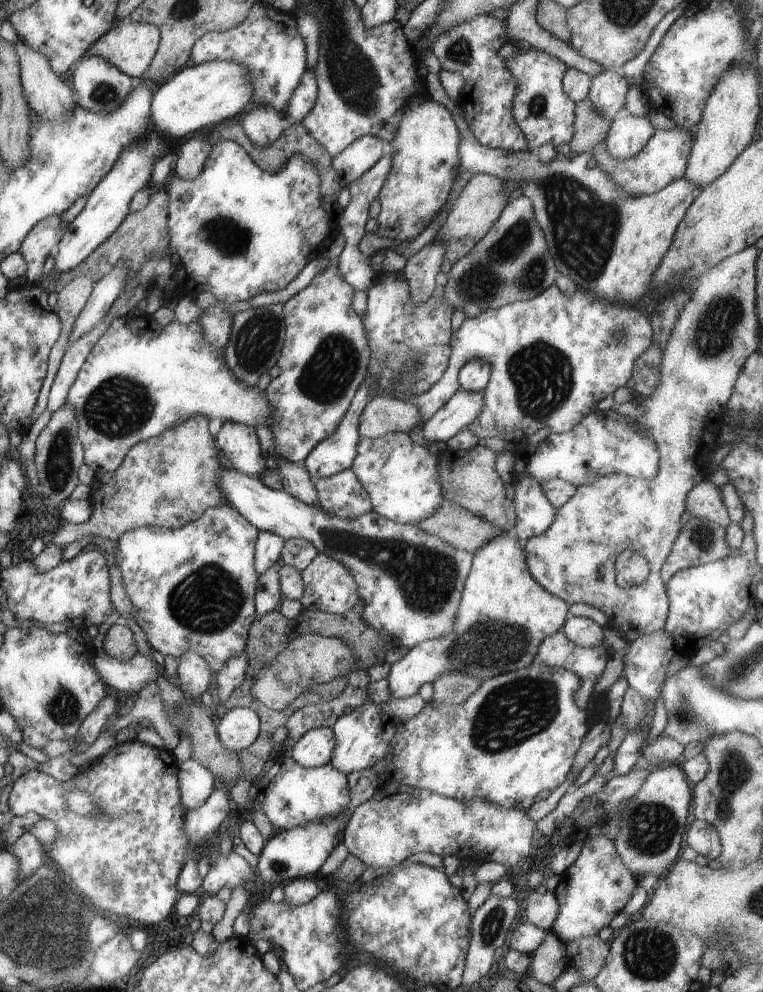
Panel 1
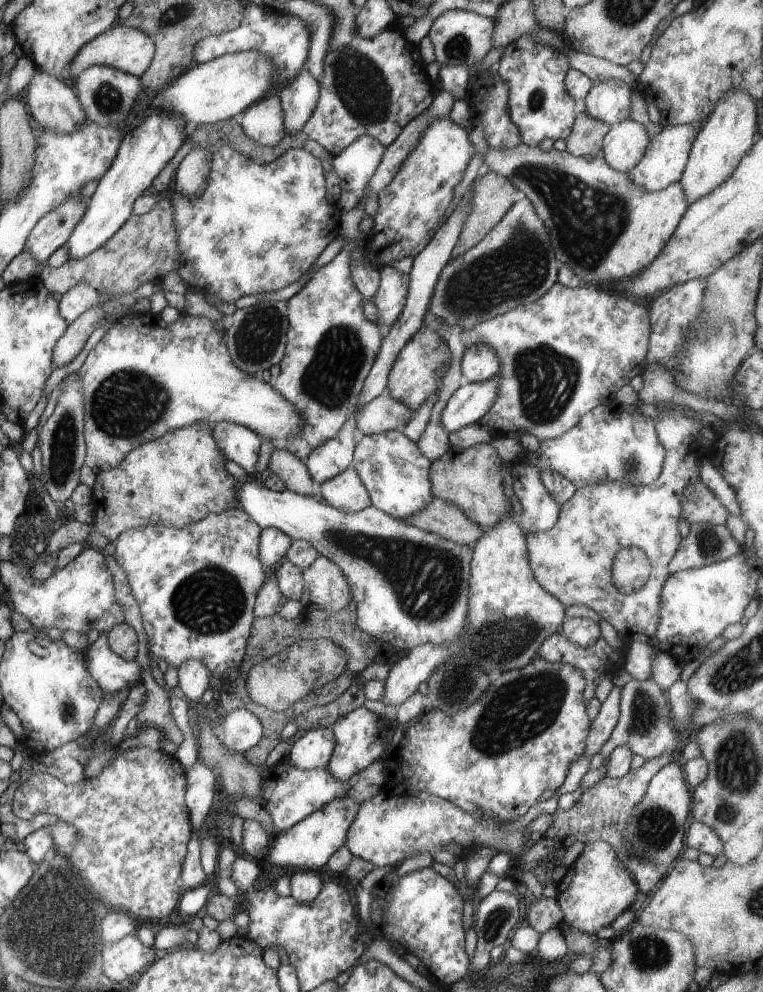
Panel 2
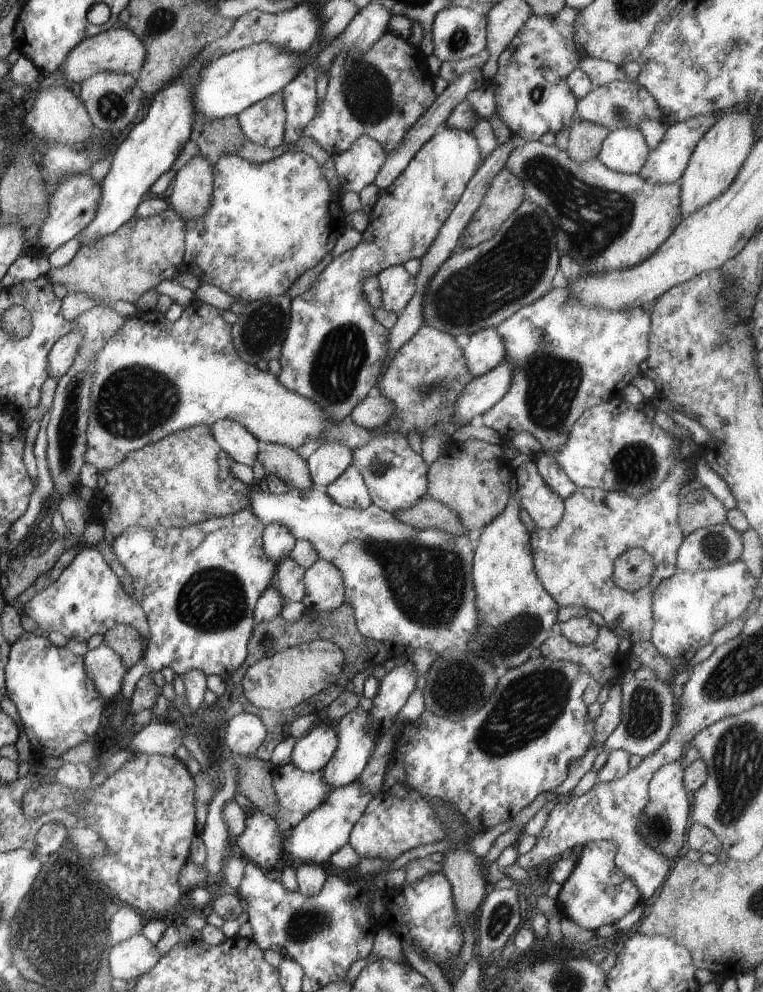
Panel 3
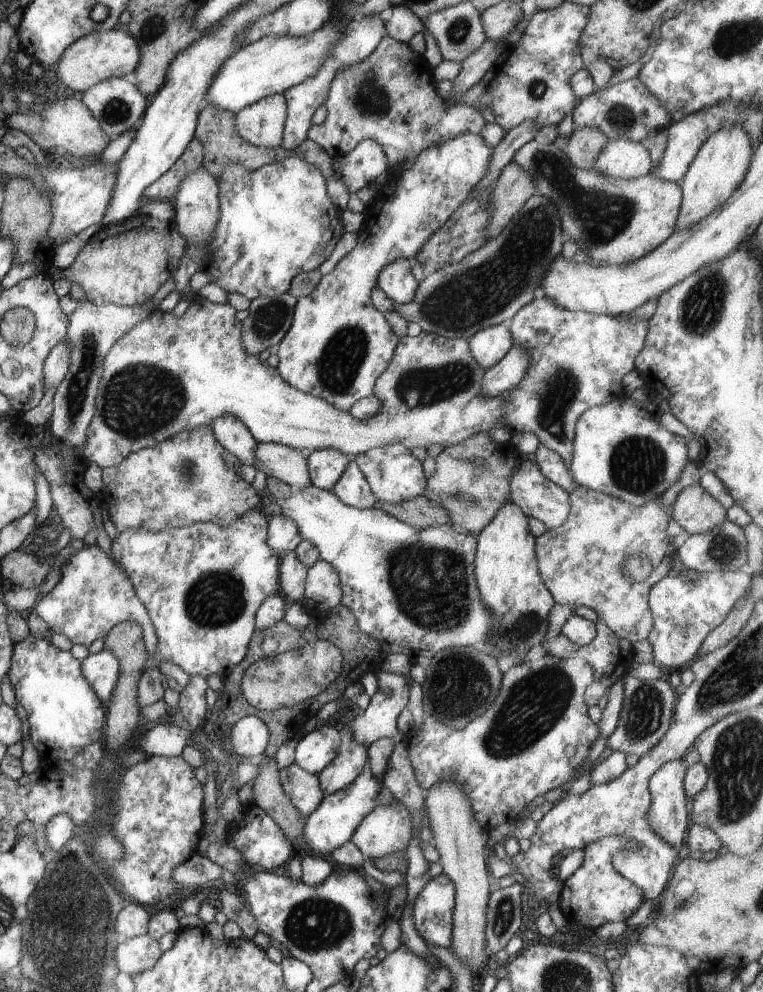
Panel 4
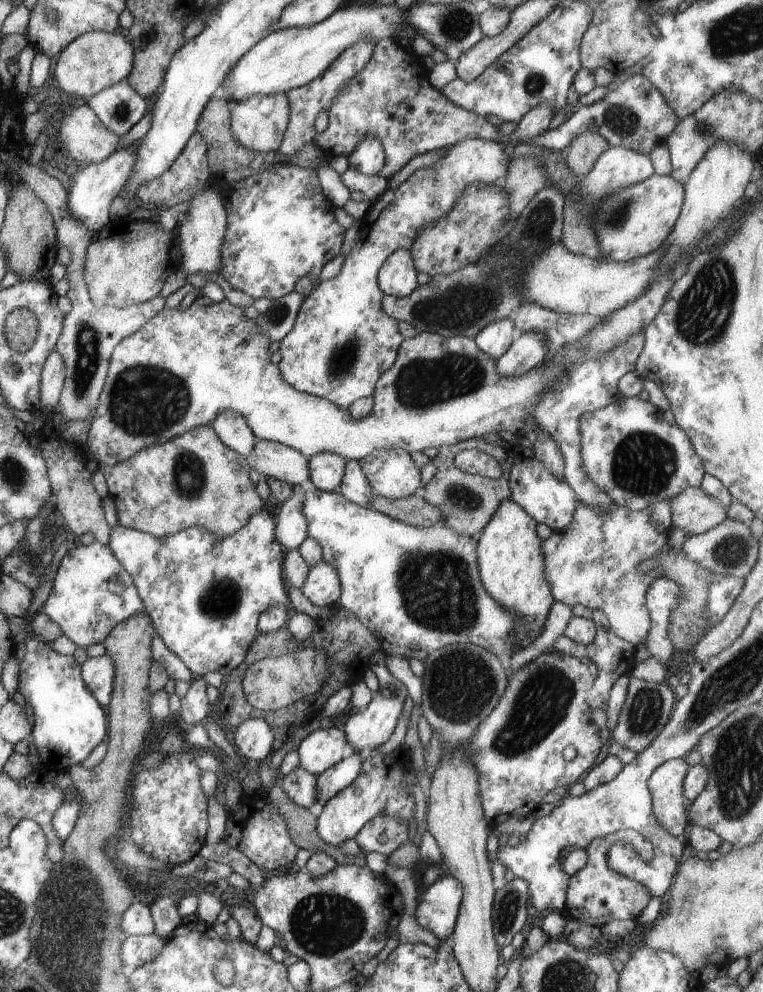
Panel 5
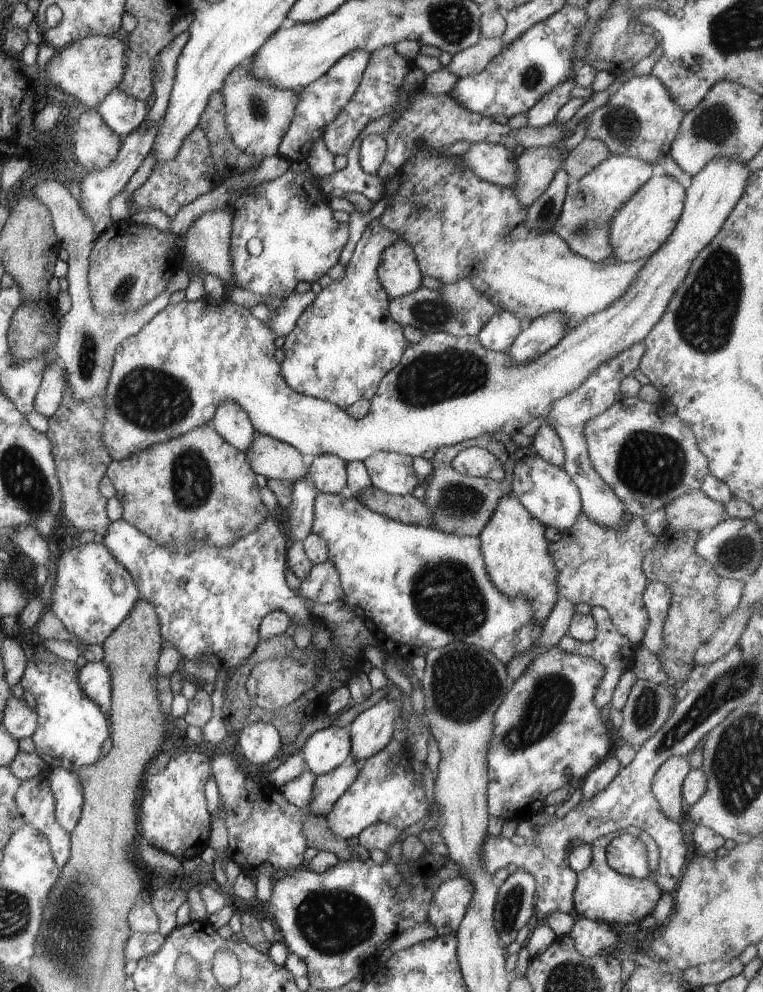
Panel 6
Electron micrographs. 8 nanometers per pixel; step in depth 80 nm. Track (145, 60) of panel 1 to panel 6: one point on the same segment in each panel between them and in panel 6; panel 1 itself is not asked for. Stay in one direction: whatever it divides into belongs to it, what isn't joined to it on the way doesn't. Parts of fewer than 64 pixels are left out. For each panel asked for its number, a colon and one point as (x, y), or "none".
2: (129, 50)
3: (116, 50)
4: (102, 54)
5: (95, 60)
6: (88, 69)

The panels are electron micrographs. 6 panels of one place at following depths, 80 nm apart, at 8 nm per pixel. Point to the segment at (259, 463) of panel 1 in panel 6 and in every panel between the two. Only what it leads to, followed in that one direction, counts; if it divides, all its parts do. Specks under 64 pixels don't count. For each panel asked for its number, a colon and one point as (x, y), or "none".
2: (238, 443)
3: (237, 441)
4: (230, 433)
5: (233, 431)
6: (232, 423)

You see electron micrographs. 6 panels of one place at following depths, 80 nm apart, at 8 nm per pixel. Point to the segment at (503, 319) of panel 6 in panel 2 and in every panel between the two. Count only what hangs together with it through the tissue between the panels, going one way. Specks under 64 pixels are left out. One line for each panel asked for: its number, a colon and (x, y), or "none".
2: (479, 363)
3: (486, 349)
4: (490, 345)
5: (494, 340)

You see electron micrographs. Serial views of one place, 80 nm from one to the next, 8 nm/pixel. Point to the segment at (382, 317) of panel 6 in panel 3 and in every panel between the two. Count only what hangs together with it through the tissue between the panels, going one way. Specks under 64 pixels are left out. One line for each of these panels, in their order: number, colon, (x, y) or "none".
3: (334, 349)
4: (338, 345)
5: (342, 342)

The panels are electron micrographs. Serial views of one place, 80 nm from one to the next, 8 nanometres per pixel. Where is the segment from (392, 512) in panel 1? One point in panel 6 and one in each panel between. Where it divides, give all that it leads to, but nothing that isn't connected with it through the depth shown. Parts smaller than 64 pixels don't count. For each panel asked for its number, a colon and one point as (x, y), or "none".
2: (396, 474)
3: (396, 476)
4: (394, 474)
5: (392, 474)
6: (391, 472)

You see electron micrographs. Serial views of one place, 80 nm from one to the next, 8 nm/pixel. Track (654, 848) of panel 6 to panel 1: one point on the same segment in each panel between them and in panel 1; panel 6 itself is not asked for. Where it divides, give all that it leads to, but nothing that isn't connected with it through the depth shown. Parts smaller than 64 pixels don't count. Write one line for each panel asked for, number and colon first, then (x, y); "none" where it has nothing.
1: (597, 885)
2: (597, 888)
3: (596, 893)
4: (596, 893)
5: (596, 894)

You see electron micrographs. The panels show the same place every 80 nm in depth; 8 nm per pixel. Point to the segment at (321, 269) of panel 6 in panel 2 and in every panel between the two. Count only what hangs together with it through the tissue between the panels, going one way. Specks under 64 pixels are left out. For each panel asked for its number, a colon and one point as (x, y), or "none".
2: (256, 228)
3: (268, 223)
4: (276, 222)
5: (280, 229)

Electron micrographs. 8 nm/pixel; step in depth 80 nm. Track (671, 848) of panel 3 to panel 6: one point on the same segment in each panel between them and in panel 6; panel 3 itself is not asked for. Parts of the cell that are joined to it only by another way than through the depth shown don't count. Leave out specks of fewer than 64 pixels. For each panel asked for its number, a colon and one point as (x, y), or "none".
4: (668, 815)
5: (666, 784)
6: (667, 782)

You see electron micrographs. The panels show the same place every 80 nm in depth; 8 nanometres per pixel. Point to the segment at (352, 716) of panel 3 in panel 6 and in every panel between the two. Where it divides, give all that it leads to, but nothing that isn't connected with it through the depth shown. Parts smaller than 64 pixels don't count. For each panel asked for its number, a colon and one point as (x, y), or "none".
4: (345, 768)
5: (335, 779)
6: (329, 787)

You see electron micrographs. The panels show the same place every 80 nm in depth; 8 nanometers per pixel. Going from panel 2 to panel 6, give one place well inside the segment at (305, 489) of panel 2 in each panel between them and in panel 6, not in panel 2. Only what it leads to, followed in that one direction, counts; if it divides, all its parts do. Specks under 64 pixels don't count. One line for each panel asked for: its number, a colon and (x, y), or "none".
3: (286, 463)
4: (288, 465)
5: (273, 460)
6: (273, 459)

